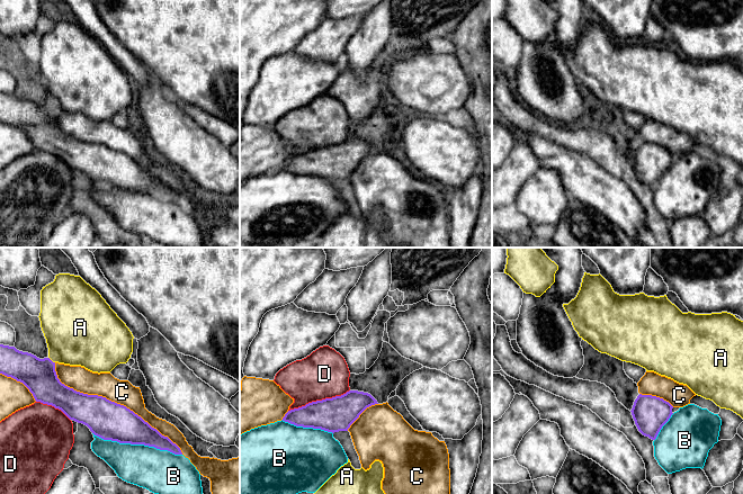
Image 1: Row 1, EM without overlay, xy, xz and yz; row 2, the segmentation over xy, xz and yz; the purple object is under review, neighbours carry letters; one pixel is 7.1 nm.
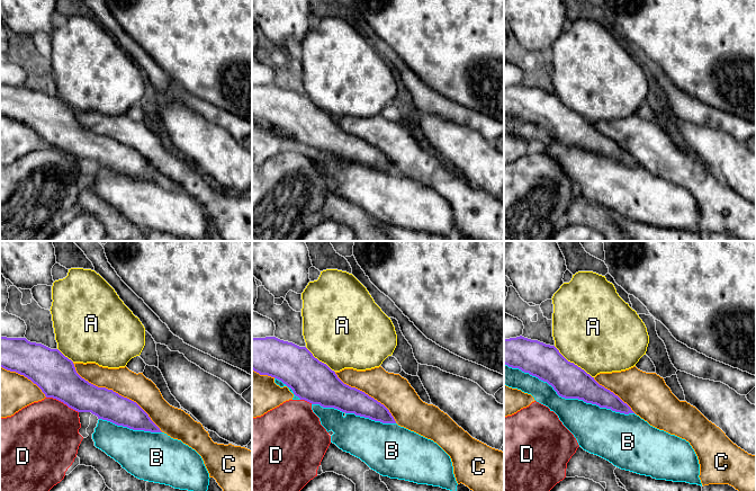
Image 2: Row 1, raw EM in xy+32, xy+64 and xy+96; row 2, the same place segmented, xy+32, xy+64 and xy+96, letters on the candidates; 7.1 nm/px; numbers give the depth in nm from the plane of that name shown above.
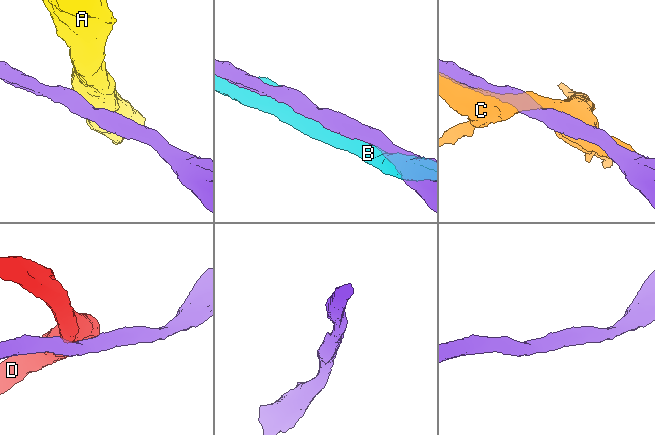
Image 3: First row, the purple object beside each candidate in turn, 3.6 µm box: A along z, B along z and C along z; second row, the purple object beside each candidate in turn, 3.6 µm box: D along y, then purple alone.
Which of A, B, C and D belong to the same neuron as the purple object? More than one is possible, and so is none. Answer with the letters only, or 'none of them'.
none of them

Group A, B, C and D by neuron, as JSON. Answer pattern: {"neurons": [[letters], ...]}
{"neurons": [["A"], ["B"], ["C"], ["D"]]}

